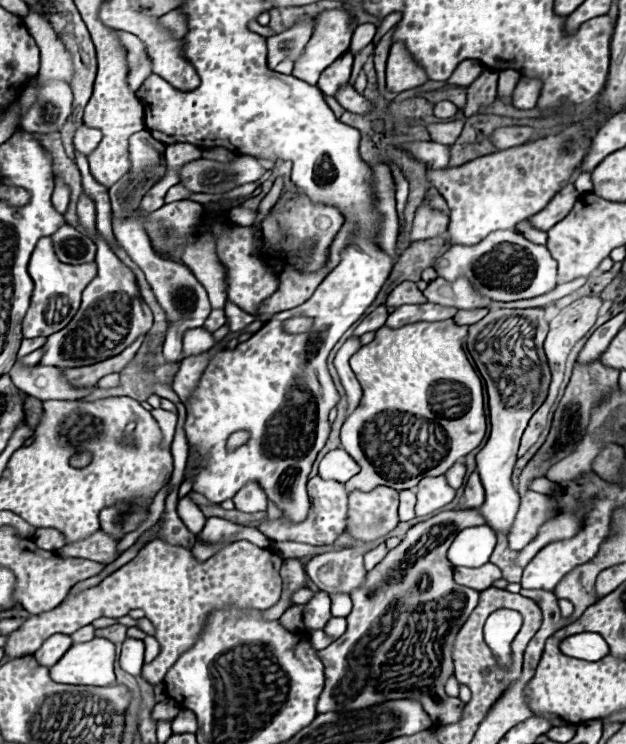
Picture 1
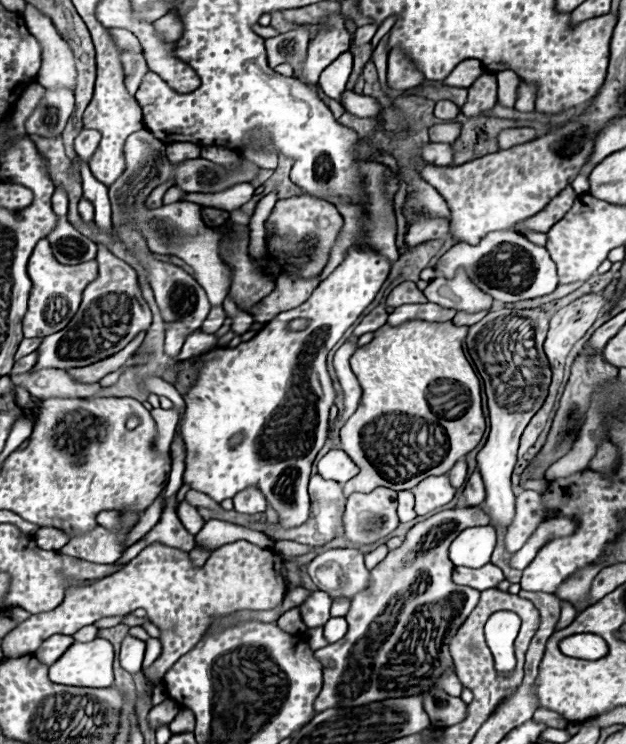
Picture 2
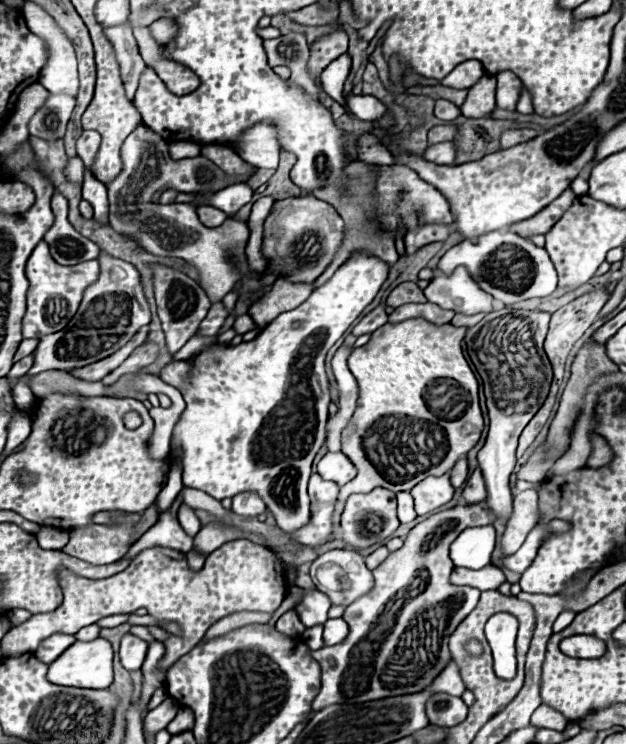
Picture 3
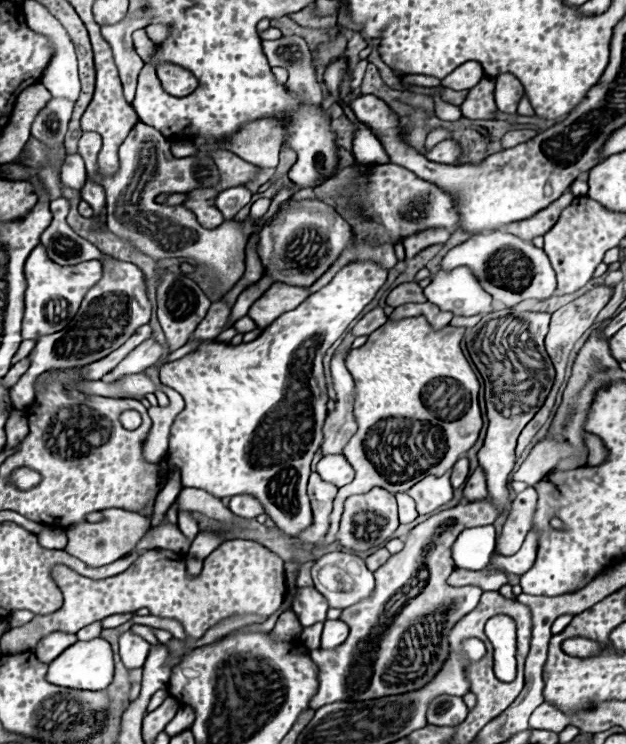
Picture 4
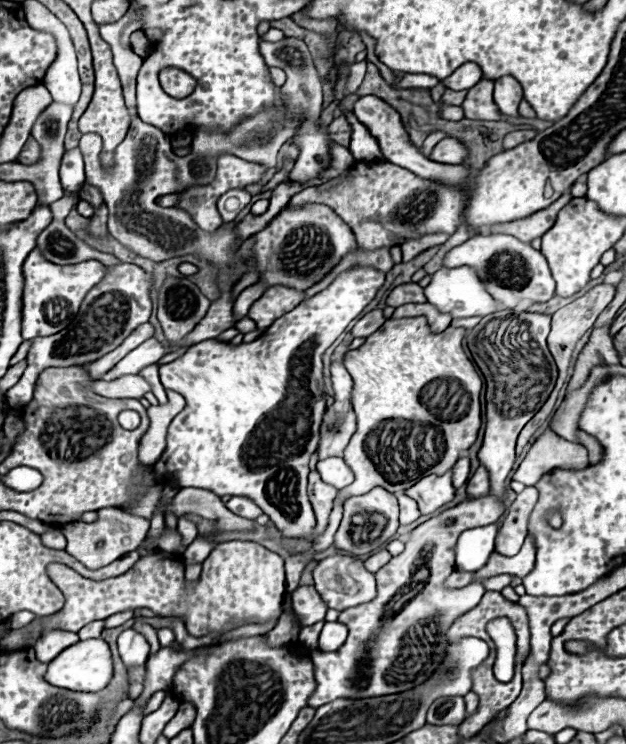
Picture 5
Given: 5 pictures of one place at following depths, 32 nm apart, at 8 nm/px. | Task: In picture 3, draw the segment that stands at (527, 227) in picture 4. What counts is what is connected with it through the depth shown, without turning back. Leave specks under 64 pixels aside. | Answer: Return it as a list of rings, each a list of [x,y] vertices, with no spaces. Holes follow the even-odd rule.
[[[568,188],[550,206],[546,206],[546,210],[540,210],[534,218],[528,218],[526,222],[516,222],[508,230],[522,236],[522,238],[530,238],[530,236],[536,236],[536,234],[546,234],[560,220],[564,210],[568,210],[572,206],[574,198],[576,198],[576,194]]]

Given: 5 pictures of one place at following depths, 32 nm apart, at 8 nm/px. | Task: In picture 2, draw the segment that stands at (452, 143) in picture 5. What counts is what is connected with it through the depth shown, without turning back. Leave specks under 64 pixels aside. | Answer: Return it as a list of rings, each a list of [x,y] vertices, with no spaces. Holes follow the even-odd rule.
[[[426,144],[420,156],[424,162],[436,164],[436,166],[450,166],[454,152],[450,150],[450,144]]]

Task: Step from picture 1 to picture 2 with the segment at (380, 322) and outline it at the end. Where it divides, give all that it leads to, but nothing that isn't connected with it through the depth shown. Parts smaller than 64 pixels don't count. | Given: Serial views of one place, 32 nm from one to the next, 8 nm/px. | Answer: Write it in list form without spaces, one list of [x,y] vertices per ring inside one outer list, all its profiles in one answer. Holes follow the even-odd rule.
[[[384,306],[374,308],[374,310],[372,310],[368,316],[364,316],[362,322],[354,328],[354,336],[358,338],[358,336],[362,336],[362,334],[366,334],[366,332],[374,332],[374,330],[378,330],[380,326],[386,324],[386,318],[388,318],[388,314],[386,314]]]

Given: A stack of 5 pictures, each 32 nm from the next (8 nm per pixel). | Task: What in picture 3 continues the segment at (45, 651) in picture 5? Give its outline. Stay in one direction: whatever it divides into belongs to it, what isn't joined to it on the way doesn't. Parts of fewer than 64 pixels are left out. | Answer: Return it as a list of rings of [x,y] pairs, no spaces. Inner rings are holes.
[[[52,634],[50,638],[40,642],[40,646],[34,652],[34,656],[44,664],[52,664],[74,642],[76,642],[76,638],[72,634]]]

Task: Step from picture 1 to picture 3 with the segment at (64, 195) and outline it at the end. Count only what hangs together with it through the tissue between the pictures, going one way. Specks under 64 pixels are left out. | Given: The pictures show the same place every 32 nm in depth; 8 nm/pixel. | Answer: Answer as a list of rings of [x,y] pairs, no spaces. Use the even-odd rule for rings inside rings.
[[[62,194],[52,198],[54,226],[44,234],[44,242],[50,248],[50,256],[62,266],[74,266],[86,260],[94,260],[100,256],[100,250],[94,242],[80,236],[66,220],[68,216],[68,200]]]

